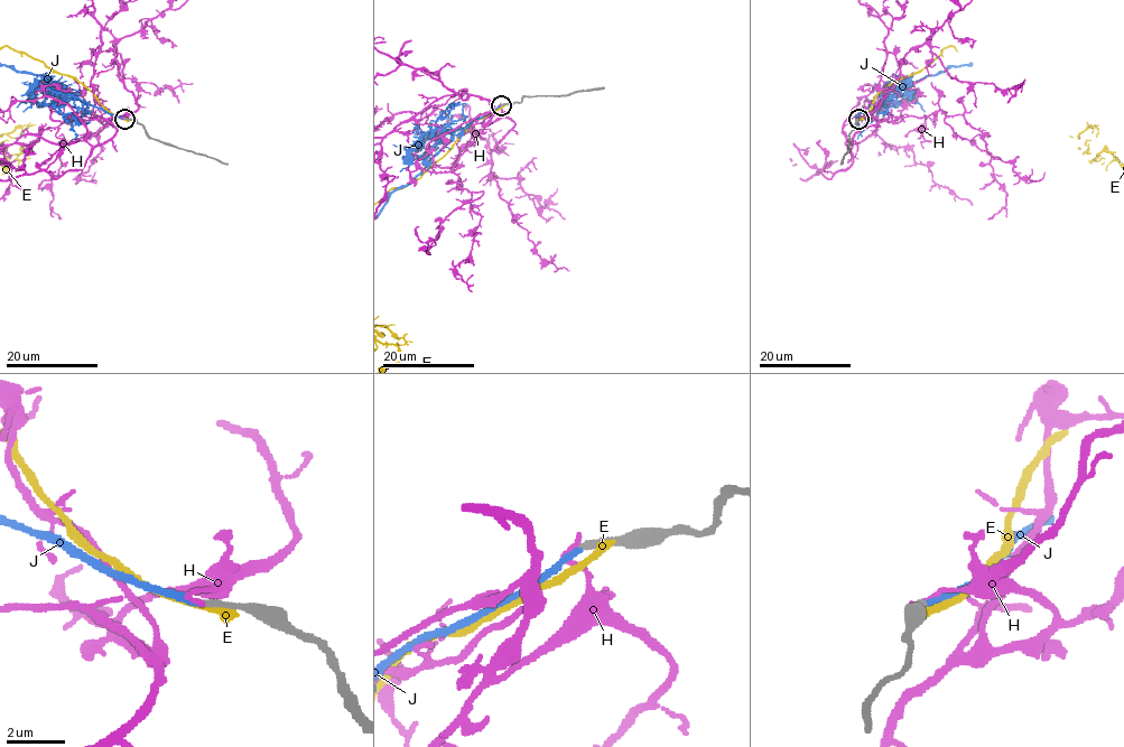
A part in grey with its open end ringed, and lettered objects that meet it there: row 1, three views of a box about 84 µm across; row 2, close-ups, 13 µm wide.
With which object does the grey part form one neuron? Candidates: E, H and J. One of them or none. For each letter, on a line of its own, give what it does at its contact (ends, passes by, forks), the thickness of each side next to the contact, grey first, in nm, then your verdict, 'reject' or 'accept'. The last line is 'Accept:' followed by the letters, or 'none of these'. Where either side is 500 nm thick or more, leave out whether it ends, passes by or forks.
E: it ends; calibres 400 and 280 nm; reject
H: it ends; calibres 240 and 160 nm; reject
J: it ends; calibres 240 and 200 nm; accept
Accept: J

